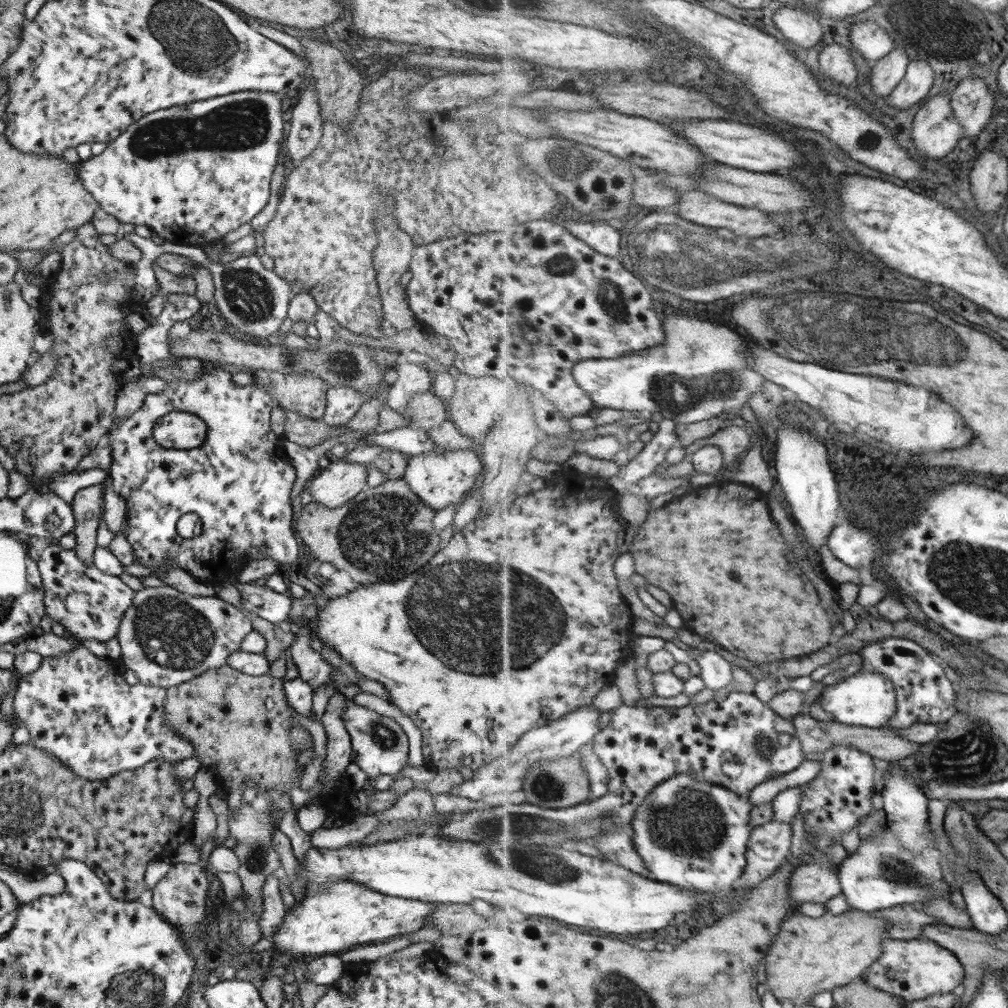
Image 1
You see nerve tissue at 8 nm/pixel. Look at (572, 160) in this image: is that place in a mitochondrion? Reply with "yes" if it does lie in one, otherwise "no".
yes

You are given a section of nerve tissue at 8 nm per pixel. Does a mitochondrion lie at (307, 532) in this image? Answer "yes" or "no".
no

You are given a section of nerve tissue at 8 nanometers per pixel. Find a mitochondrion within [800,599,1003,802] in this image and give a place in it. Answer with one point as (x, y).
(971, 754)

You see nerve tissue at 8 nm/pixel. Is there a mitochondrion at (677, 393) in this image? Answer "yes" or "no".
yes

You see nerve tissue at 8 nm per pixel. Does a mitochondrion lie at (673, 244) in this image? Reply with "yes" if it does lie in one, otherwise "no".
yes

